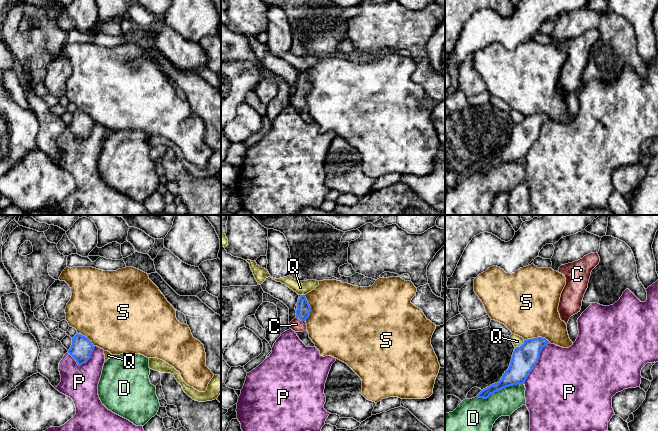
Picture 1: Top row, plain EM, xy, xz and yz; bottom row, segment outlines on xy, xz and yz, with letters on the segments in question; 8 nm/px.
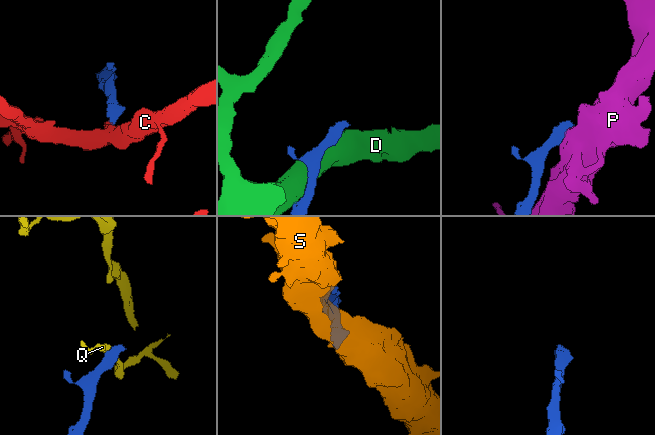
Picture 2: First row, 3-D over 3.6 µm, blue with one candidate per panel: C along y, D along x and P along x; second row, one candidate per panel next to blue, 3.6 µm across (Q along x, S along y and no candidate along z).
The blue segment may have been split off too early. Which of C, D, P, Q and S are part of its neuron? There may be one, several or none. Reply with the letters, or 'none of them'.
C

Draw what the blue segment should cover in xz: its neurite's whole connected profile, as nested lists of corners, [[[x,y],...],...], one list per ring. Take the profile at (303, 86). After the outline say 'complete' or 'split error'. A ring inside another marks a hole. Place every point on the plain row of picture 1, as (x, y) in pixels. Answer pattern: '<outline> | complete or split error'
[[[301,71],[297,78],[296,93],[289,99],[290,105],[295,108],[303,108],[307,106],[306,95],[309,93],[311,83],[305,73]]] | split error

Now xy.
[[[76,110],[72,114],[72,121],[68,129],[75,135],[78,141],[86,139],[94,126],[95,122],[85,112]]] | complete

